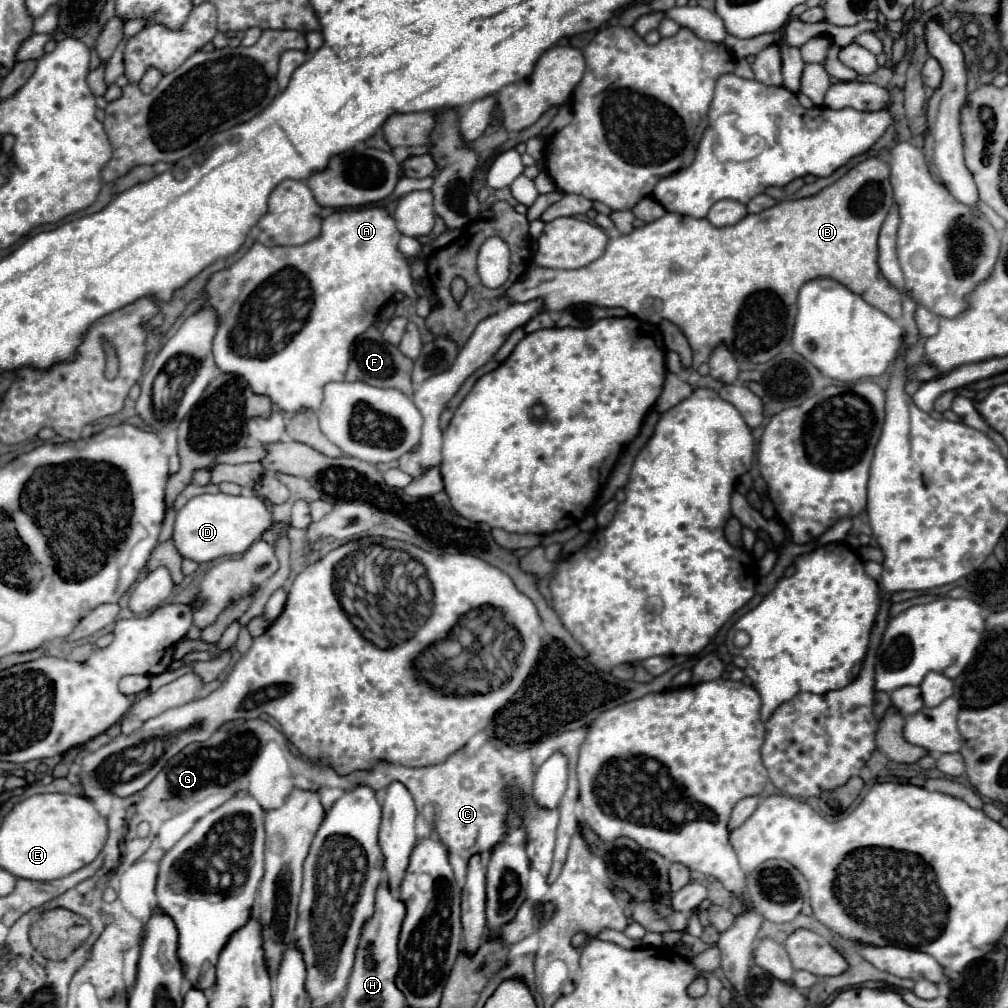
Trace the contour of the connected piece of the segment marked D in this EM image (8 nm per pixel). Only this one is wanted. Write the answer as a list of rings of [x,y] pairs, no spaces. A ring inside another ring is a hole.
[[[227,493],[197,495],[181,511],[177,511],[173,541],[183,557],[205,563],[223,555],[243,555],[257,539],[261,539],[263,533],[271,529],[273,515],[269,505],[253,493],[237,497]]]

